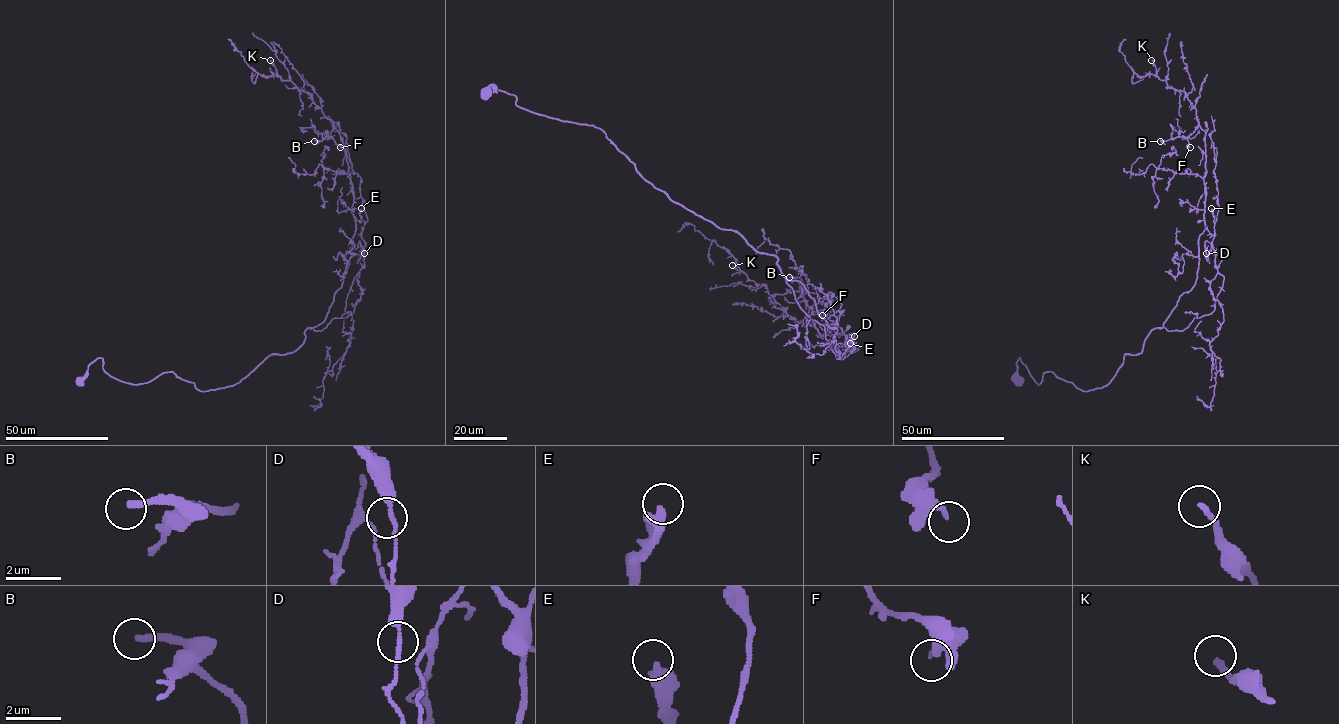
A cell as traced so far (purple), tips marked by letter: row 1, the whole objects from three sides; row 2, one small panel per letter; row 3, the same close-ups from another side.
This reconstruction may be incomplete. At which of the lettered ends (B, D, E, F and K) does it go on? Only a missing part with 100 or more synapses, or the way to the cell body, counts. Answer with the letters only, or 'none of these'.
B

